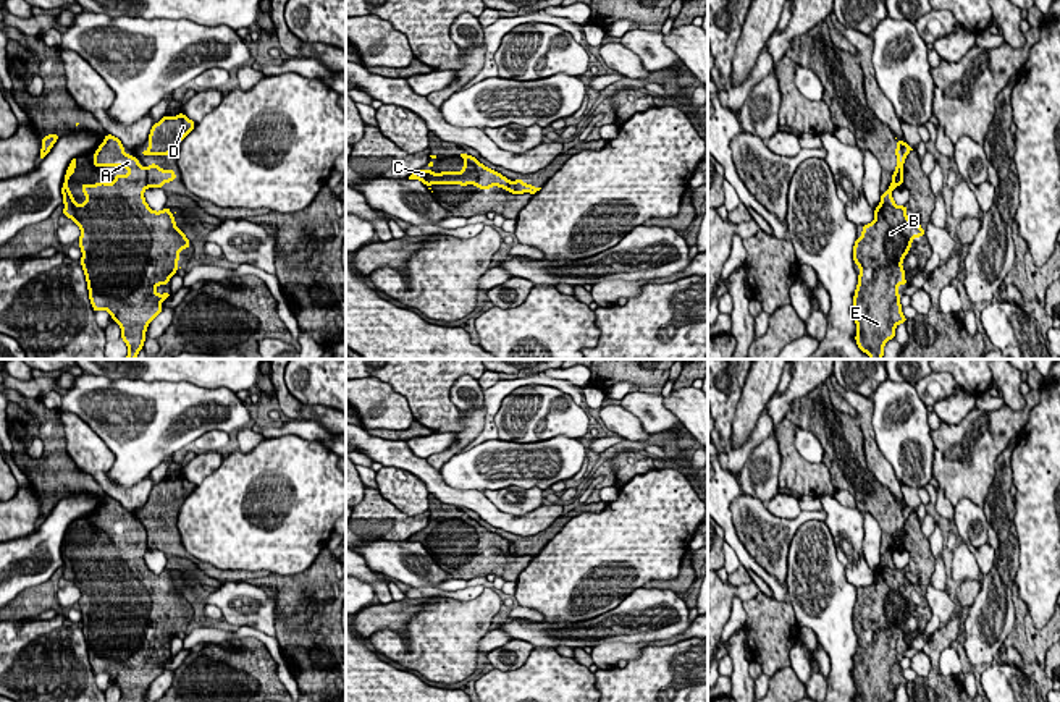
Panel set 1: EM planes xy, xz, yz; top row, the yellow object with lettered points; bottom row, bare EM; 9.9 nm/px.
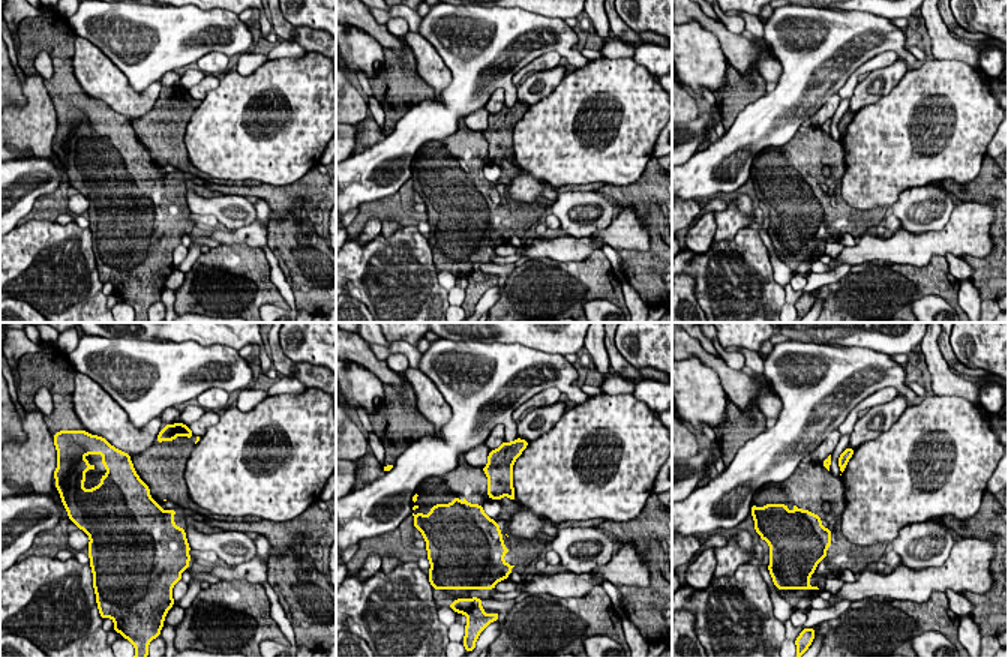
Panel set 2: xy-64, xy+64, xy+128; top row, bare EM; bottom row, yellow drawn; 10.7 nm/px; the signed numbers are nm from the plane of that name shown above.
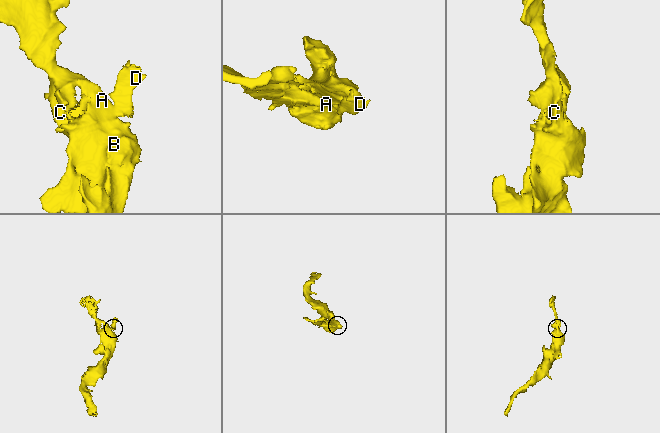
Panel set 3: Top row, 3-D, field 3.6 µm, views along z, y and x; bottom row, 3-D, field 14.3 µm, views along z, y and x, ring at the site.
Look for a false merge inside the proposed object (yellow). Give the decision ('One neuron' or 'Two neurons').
Two neurons

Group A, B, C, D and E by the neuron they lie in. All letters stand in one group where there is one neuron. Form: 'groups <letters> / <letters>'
groups A B C E / D

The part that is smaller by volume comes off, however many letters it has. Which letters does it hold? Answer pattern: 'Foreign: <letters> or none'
Foreign: D

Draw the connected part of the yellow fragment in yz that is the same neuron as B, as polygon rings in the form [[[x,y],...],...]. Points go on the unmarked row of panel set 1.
[[[892,547],[881,556],[874,582],[863,587],[853,608],[853,624],[860,629],[853,658],[855,702],[892,702],[895,689],[906,686],[902,675],[898,647],[908,647],[902,629],[911,603],[926,594],[906,579],[908,568],[894,565]]]

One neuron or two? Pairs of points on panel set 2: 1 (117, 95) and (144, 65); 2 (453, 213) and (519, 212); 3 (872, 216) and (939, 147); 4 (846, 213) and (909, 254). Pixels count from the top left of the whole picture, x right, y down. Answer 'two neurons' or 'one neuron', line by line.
1: two neurons
2: one neuron
3: two neurons
4: two neurons

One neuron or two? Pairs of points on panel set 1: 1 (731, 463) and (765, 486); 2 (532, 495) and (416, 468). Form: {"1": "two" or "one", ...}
{"1": "two", "2": "two"}

